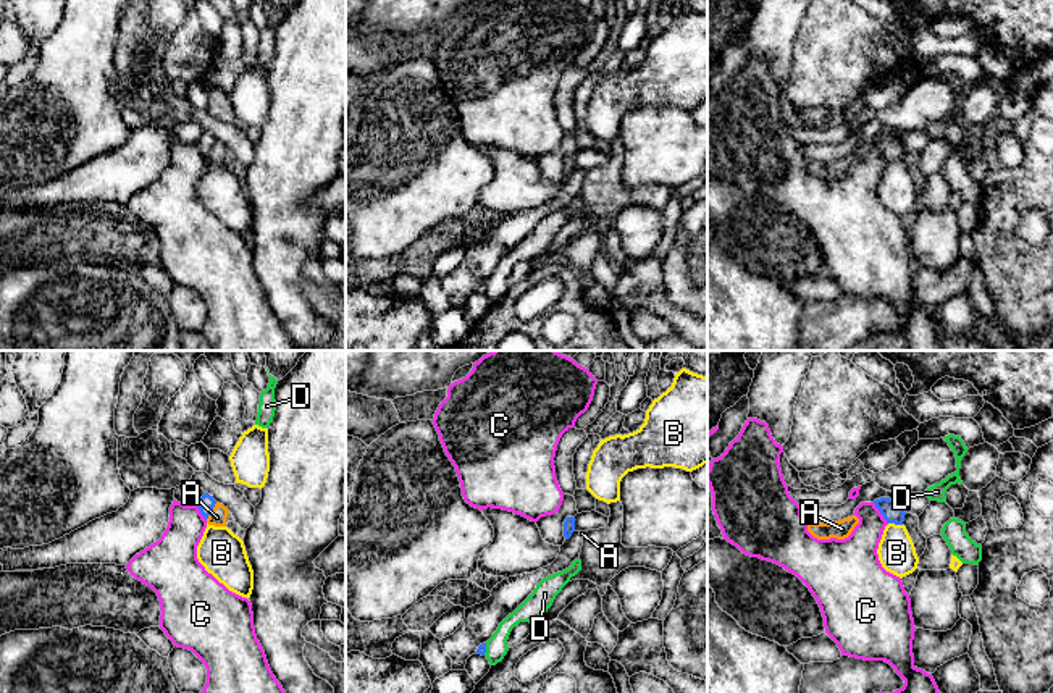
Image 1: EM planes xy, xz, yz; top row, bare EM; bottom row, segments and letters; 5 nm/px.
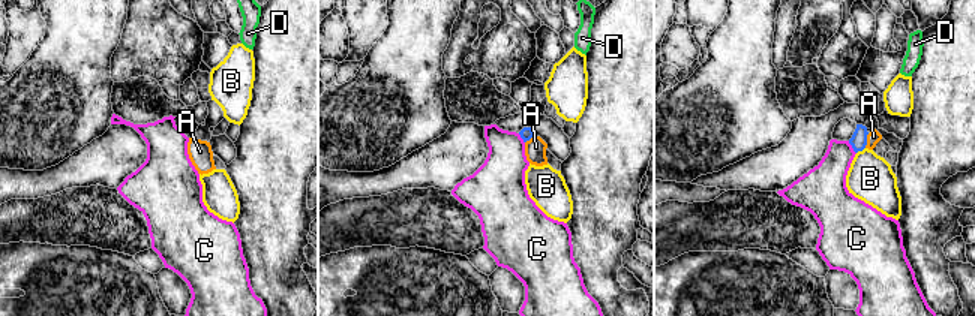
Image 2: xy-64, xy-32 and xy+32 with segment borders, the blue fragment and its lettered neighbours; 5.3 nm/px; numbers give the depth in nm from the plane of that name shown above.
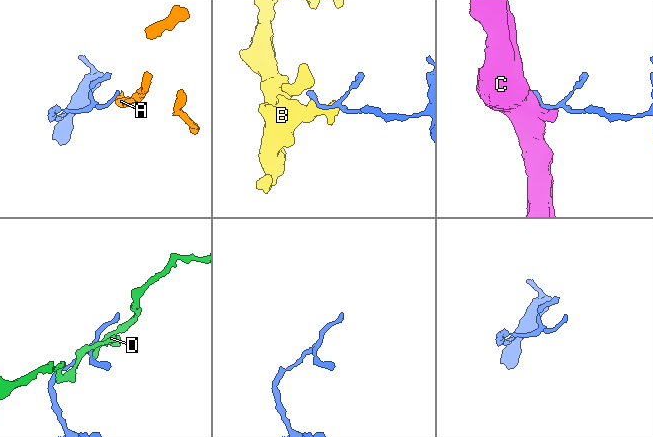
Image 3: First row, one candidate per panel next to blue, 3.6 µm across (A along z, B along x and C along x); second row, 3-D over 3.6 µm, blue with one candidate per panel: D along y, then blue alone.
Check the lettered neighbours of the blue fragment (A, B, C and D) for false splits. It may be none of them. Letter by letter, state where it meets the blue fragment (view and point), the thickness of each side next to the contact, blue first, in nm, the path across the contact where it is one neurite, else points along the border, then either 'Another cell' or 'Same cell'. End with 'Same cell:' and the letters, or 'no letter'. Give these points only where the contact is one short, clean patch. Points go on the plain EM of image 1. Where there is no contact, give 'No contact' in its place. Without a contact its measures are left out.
A: Touches blue at xy (212, 147). Thickness 80 nm (blue) against 90 nm. Boundary: xy (217, 141), (205, 157). Another cell
B: Touches blue at yz (895, 162). Thickness 110 nm (blue) against 190 nm. Another cell
C: Touches blue at yz (880, 151). Thickness 110 nm (blue) against 220 nm. Another cell
D: Touches blue at xz (485, 288). Thickness 50 nm (blue) against 110 nm. Boundary: xz (486, 281), (483, 293). Another cell
Same cell: no letter

